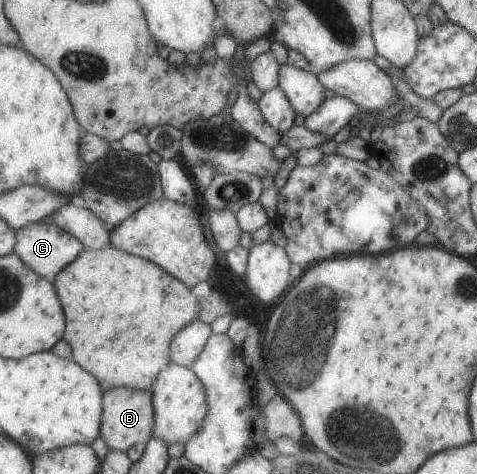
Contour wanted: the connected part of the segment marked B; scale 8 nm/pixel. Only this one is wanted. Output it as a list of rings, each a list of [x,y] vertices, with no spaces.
[[[116,387],[103,391],[103,413],[101,416],[101,429],[99,436],[104,439],[109,449],[127,452],[138,443],[147,443],[154,438],[154,407],[150,390],[129,389]]]

